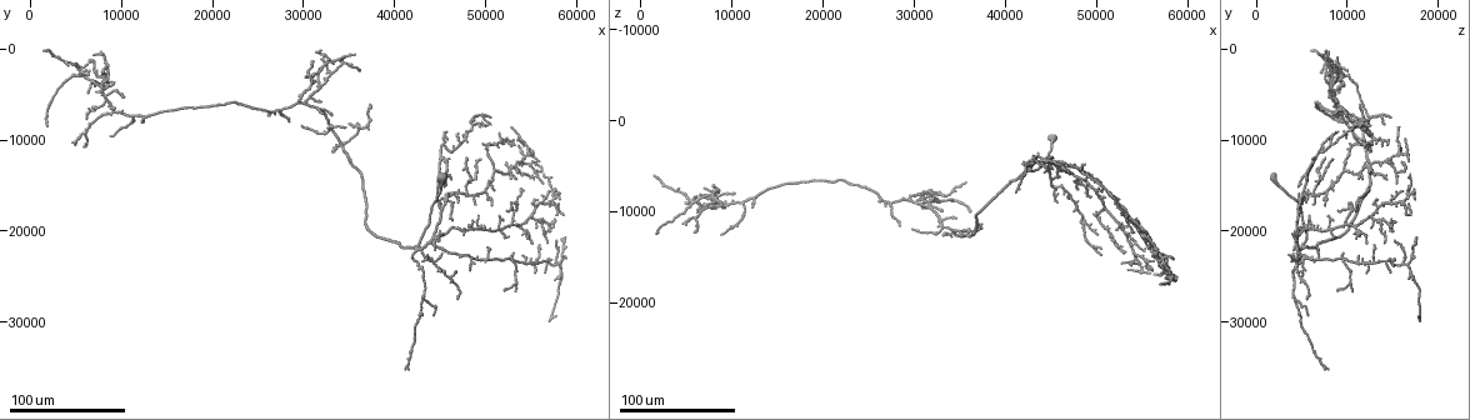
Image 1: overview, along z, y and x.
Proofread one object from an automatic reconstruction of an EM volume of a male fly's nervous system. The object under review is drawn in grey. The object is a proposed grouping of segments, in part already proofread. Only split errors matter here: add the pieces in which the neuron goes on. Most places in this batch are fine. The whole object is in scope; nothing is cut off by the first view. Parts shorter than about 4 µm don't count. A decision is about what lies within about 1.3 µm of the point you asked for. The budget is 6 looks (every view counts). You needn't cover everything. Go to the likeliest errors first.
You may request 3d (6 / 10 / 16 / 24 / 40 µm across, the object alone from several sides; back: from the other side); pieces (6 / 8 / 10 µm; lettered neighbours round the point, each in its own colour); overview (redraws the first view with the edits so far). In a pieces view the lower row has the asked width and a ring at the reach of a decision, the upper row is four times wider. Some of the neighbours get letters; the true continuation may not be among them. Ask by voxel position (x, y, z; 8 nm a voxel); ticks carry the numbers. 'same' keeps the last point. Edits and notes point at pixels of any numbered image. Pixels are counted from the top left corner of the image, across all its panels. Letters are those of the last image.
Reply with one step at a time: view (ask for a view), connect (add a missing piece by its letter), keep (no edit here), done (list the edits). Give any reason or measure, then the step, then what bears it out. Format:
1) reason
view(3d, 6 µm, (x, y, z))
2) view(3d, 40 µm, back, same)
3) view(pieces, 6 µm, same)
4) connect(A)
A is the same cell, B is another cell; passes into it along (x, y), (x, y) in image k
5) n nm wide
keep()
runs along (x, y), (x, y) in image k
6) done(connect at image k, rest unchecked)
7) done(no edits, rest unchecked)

long arm stops here
view(3d, 40 µm, (46500, 27000, 5500))

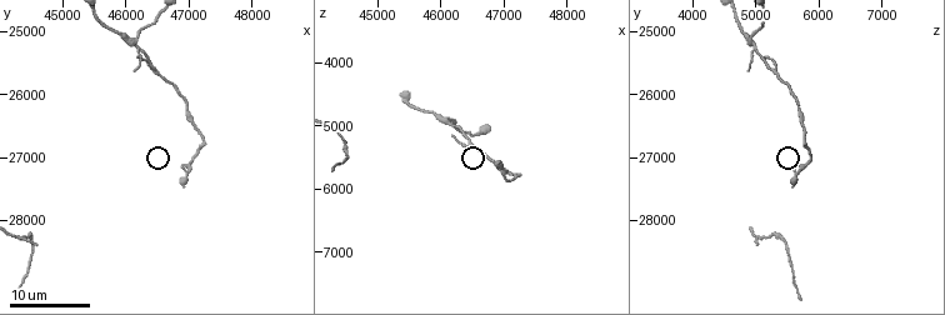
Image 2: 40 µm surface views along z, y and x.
see the neighbours
view(pieces, 10 µm, (46900, 27450, 5600))

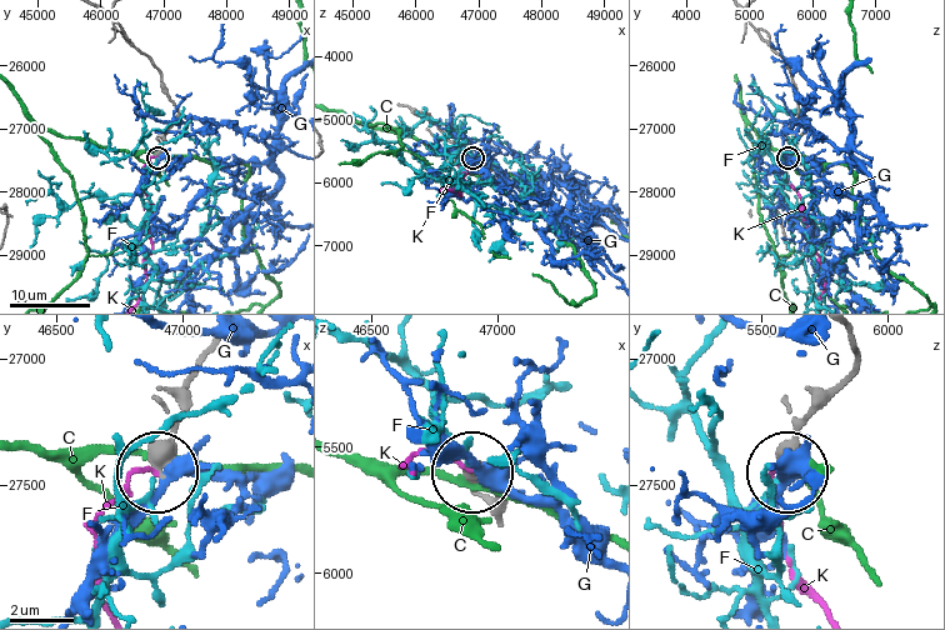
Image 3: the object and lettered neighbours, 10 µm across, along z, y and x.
keep()
C, F, G and K are other cells; runs along (220, 341), (185, 390), (160, 468) in image 3; no lettered piece goes on from it

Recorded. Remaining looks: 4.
thin end
view(3d, 40 µm, (51000, 15500, 8500))

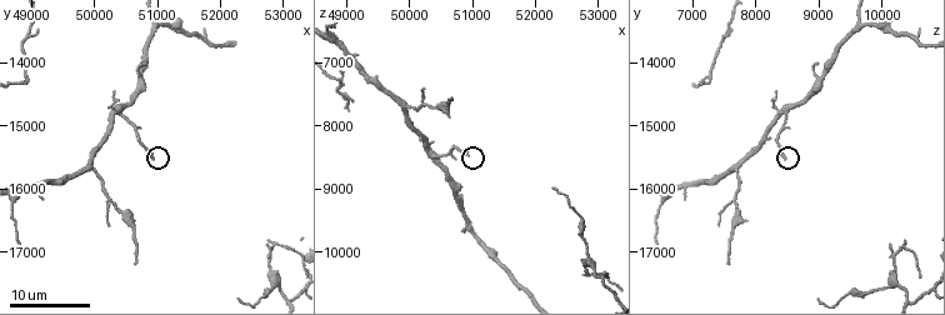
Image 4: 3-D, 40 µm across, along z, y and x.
view(pieces, 10 µm, (50900, 15500, 8400))

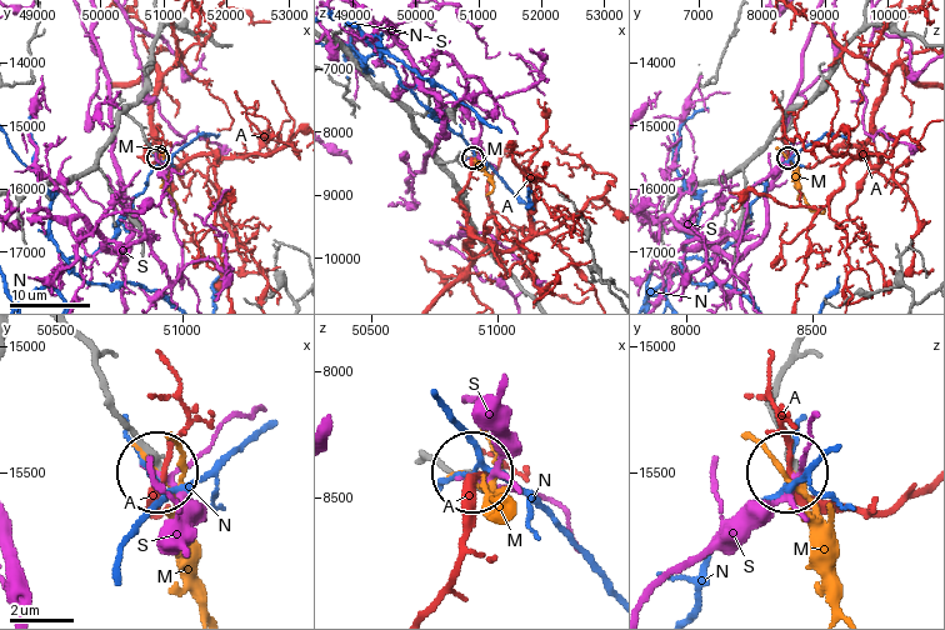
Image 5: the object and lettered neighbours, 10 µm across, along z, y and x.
keep()
A, M, N and S are other cells; none of them fits

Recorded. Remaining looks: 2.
long arm stops here
view(3d, 40 µm, (56000, 21500, 13000))

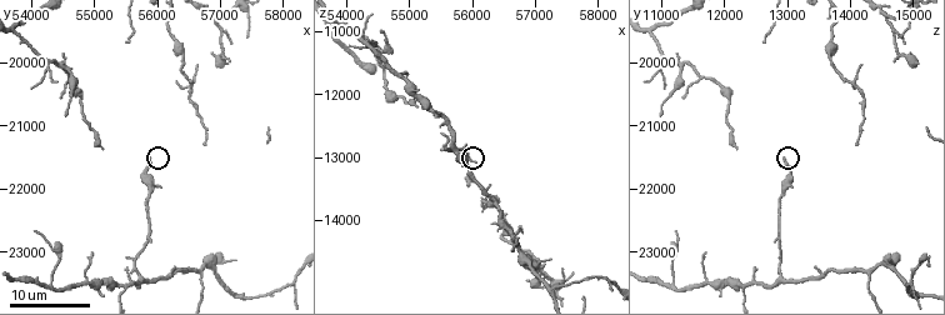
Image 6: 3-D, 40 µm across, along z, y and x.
view(pieces, 6 µm, (55900, 21550, 12950))

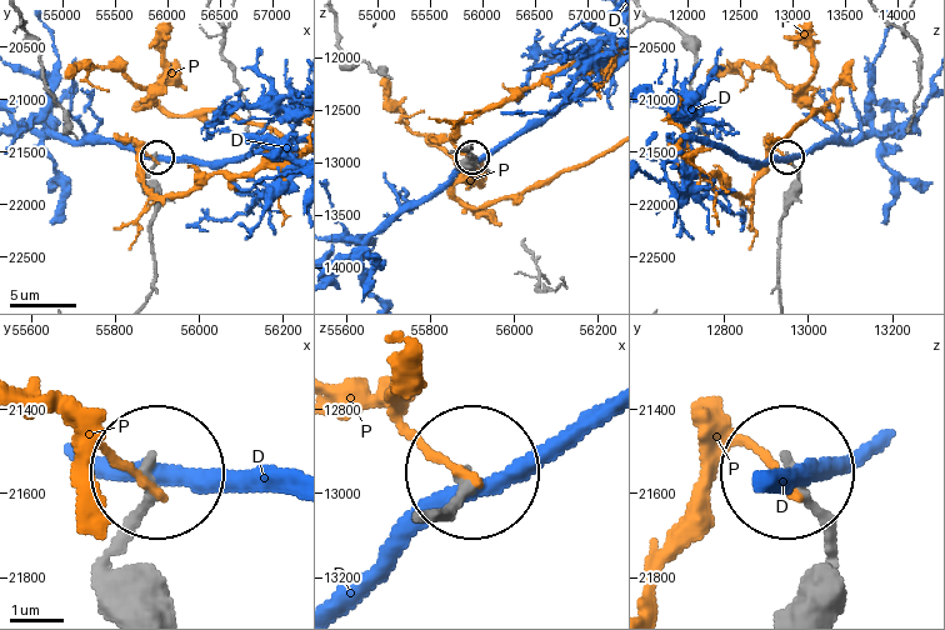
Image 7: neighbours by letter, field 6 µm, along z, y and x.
keep()
D and P are other cells; no lettered piece goes on from it

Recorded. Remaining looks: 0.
done(no edits, rest unchecked)

